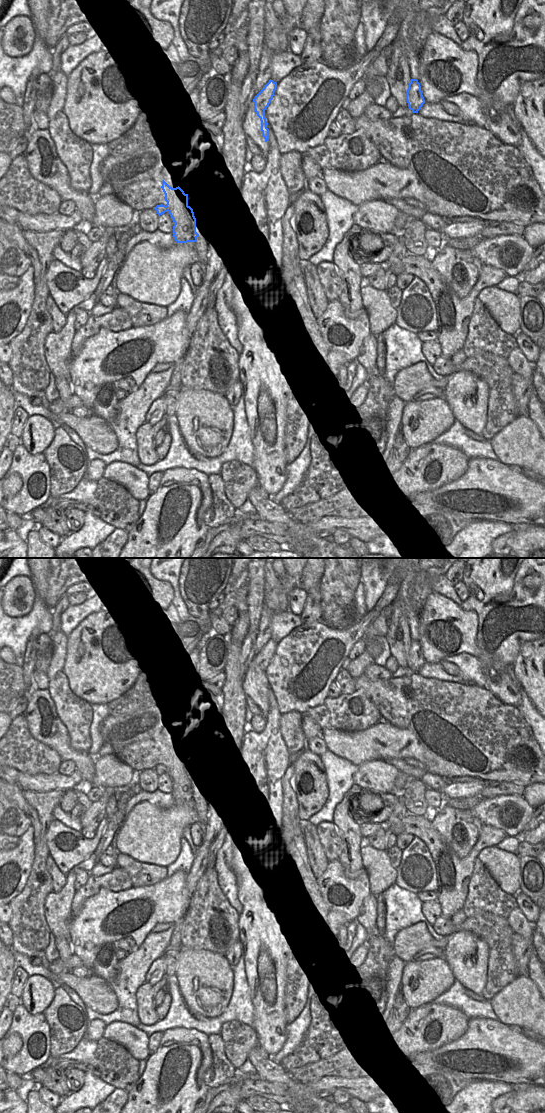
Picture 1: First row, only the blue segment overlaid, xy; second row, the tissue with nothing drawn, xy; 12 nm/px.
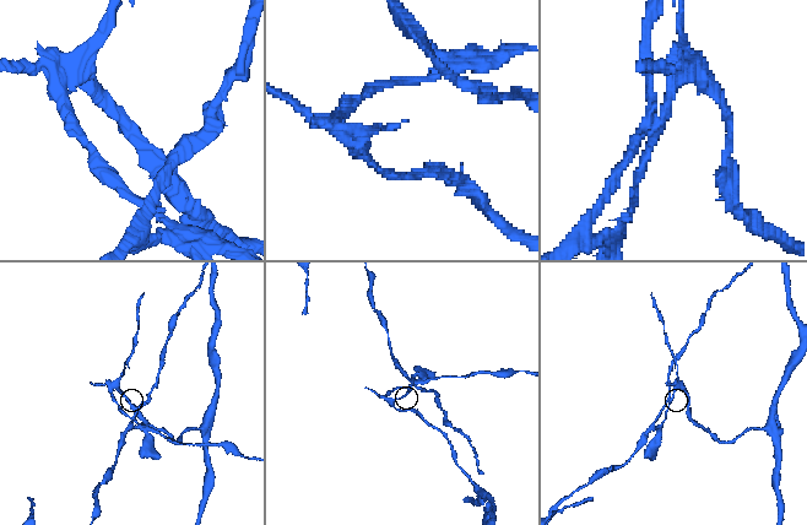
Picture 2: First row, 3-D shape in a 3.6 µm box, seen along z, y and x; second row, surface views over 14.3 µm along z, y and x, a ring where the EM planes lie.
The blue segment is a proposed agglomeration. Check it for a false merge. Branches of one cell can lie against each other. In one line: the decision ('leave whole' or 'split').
split

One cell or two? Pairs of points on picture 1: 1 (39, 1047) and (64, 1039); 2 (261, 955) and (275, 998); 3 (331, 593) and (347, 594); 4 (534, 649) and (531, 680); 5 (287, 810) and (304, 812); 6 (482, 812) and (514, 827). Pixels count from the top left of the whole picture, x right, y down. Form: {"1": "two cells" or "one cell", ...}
{"1": "two cells", "2": "one cell", "3": "one cell", "4": "one cell", "5": "two cells", "6": "one cell"}

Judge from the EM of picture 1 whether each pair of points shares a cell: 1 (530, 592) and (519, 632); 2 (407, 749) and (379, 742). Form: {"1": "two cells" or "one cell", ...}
{"1": "one cell", "2": "one cell"}

